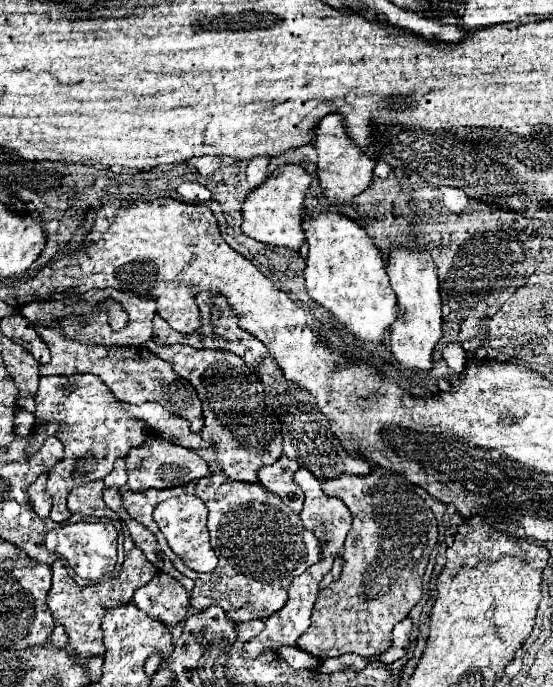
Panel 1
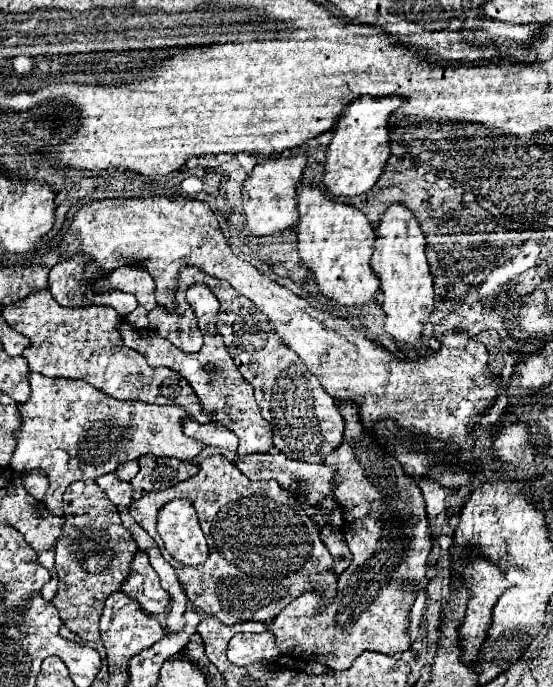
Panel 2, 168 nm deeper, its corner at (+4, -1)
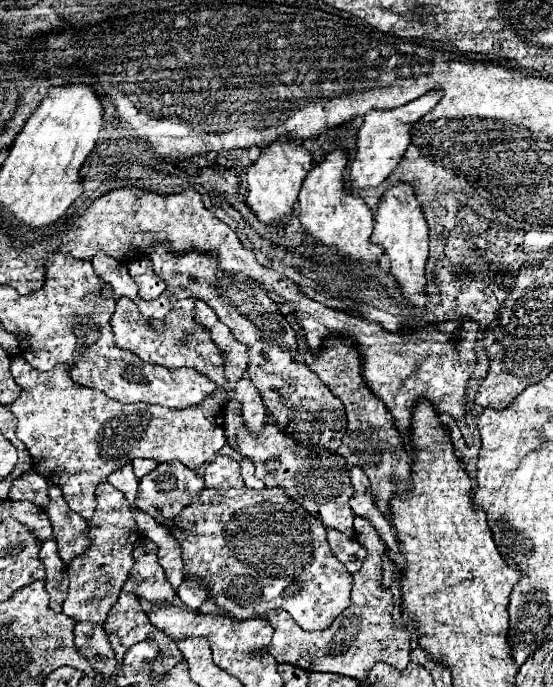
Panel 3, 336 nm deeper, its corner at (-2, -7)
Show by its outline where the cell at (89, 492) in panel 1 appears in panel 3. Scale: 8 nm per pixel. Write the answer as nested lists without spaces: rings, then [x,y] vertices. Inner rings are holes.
[[[108,481],[96,487],[96,501],[98,501],[96,515],[88,521],[90,523],[88,537],[94,543],[92,547],[88,547],[88,551],[84,551],[84,555],[76,557],[76,561],[70,563],[68,567],[70,587],[68,597],[64,601],[64,613],[78,623],[92,621],[102,625],[108,617],[112,603],[116,603],[118,599],[124,579],[128,579],[128,571],[132,569],[132,547],[138,539],[138,527],[128,499]]]

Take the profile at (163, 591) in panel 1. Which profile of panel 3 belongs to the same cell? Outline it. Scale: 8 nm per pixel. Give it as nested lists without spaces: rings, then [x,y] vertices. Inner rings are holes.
[[[140,537],[134,545],[136,545],[132,551],[134,565],[122,589],[156,605],[172,603],[176,591],[168,583],[164,569],[158,563],[156,545],[148,537]]]

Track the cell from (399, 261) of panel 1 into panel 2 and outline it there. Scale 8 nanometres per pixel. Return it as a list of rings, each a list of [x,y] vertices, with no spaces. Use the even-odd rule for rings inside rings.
[[[392,205],[382,215],[376,229],[376,243],[372,253],[372,269],[380,279],[380,289],[384,295],[386,323],[384,331],[394,337],[394,341],[414,347],[422,341],[422,331],[432,315],[432,275],[426,261],[426,241],[416,217],[404,205]]]

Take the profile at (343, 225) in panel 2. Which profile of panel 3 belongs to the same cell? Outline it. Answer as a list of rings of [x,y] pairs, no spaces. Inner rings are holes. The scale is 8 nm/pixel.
[[[338,147],[330,151],[304,179],[300,195],[298,195],[298,219],[302,227],[320,243],[334,249],[338,255],[348,255],[350,259],[364,263],[378,263],[382,249],[370,241],[374,229],[374,215],[366,201],[346,189],[346,149]]]

